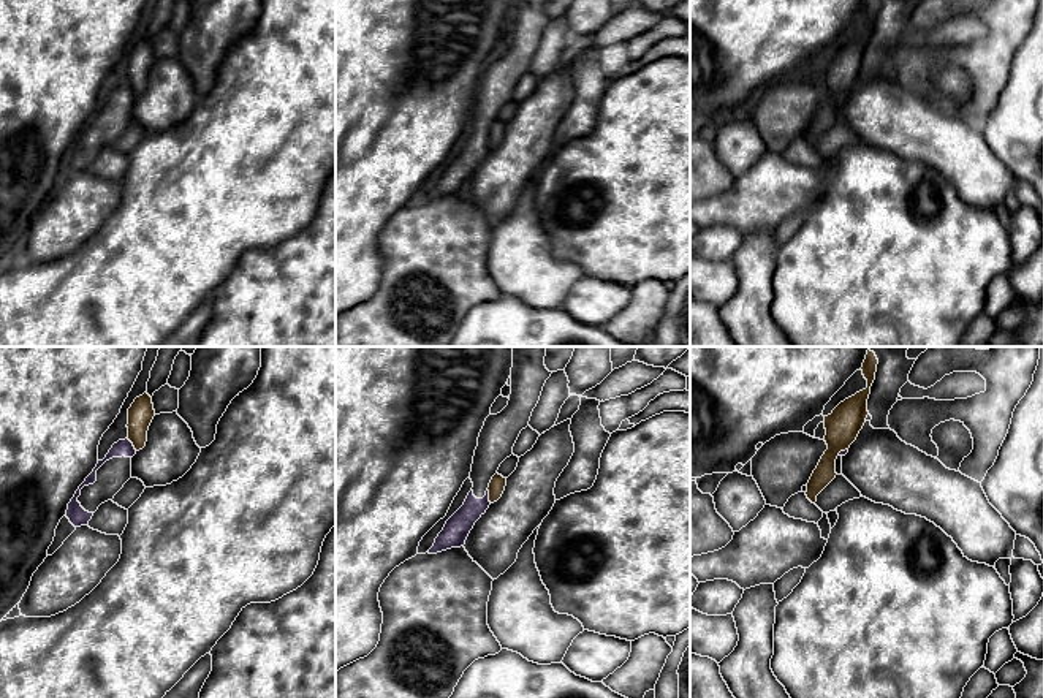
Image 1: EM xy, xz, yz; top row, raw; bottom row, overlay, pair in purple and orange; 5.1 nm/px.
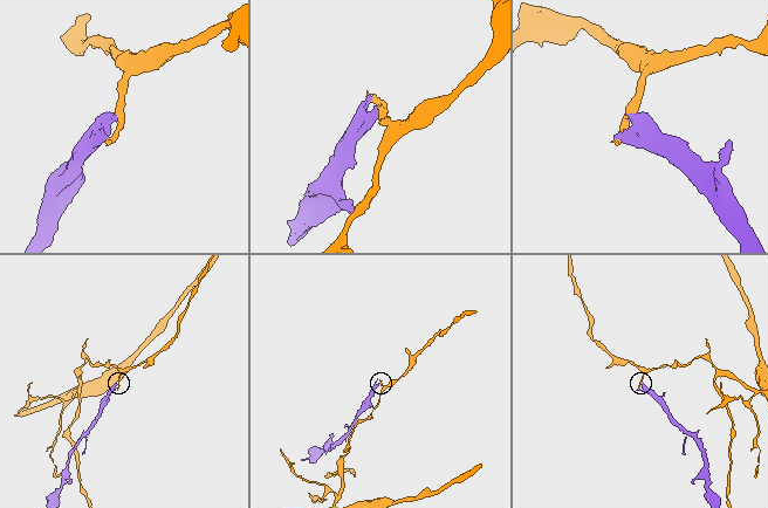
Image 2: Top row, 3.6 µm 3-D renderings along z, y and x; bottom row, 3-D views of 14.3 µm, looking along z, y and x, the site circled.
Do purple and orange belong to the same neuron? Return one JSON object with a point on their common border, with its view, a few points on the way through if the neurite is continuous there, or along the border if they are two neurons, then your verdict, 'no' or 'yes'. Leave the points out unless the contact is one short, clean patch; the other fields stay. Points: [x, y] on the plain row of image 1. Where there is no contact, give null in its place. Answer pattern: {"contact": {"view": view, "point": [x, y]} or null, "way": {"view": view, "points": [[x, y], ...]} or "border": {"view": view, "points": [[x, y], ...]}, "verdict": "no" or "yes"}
{"contact": {"view": "xz", "point": [488, 141]}, "verdict": "no"}

